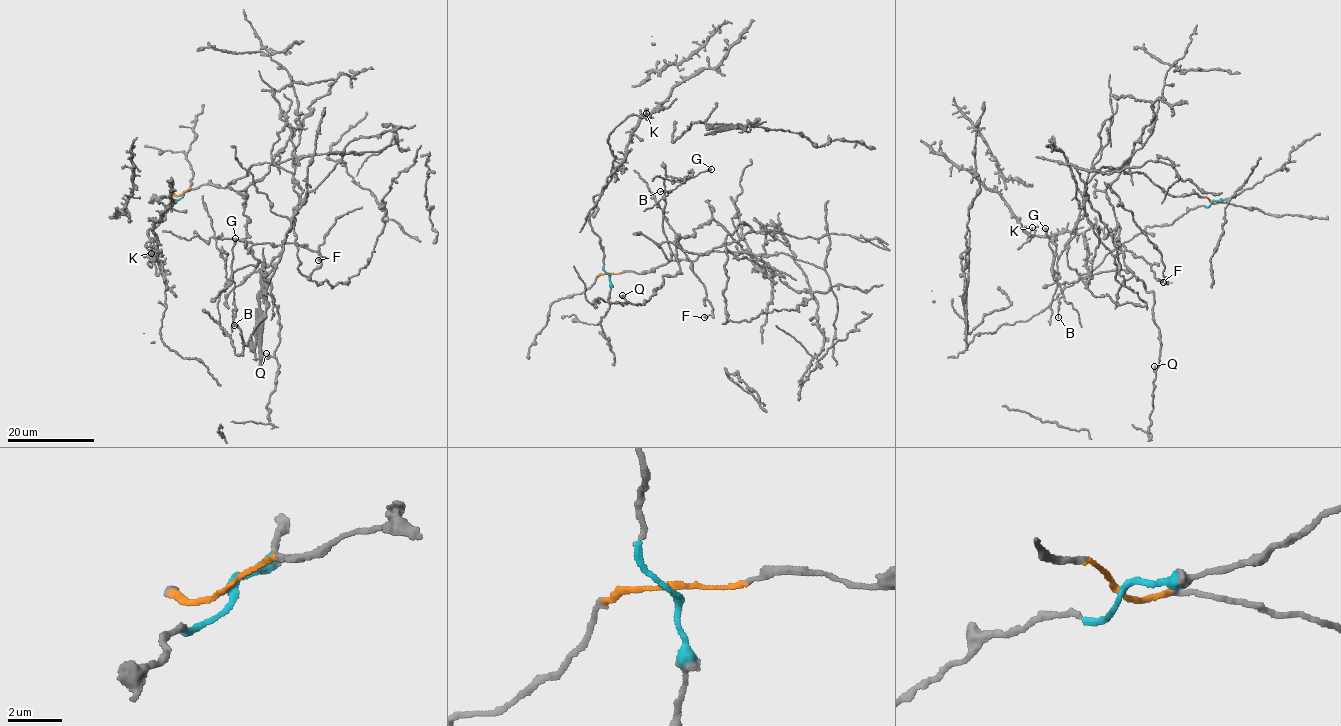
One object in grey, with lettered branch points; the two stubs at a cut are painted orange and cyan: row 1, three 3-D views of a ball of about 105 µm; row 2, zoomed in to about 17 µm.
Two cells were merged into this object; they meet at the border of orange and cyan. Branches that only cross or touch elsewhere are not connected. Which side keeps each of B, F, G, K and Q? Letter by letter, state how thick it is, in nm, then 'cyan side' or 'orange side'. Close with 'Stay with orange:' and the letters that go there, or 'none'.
B: 150 nm | orange side
F: 360 nm | orange side
G: 440 nm | orange side
K: 180 nm | cyan side
Q: 200 nm | orange side
Stay with orange: B, F, G, Q

